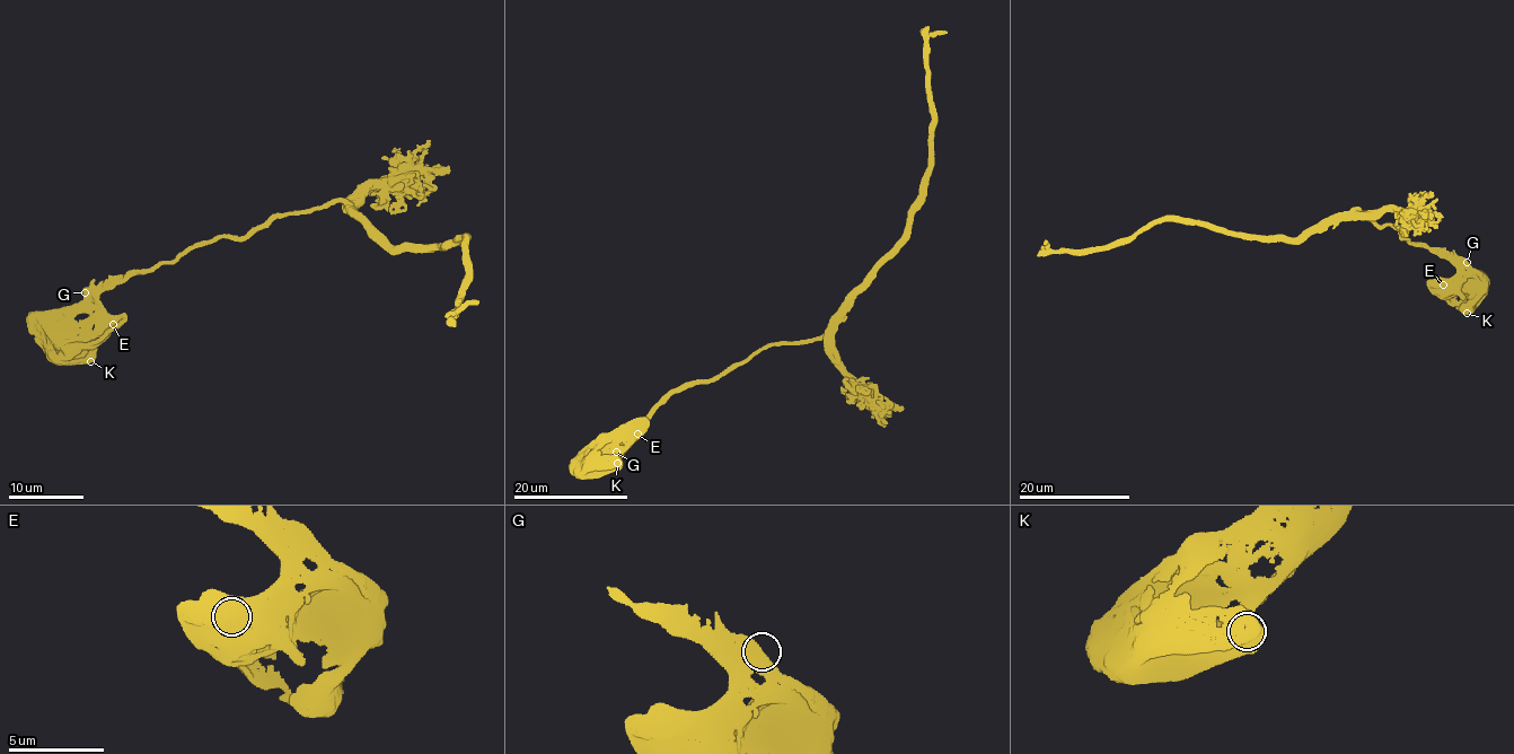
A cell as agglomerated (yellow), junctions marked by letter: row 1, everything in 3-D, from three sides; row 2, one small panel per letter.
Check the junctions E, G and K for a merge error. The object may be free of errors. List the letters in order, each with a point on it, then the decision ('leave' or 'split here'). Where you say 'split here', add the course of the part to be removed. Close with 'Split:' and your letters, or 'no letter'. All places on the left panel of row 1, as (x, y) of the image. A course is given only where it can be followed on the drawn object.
E: (113, 324) | leave
G: (85, 292) | leave
K: (90, 361) | leave
Split: no letter

